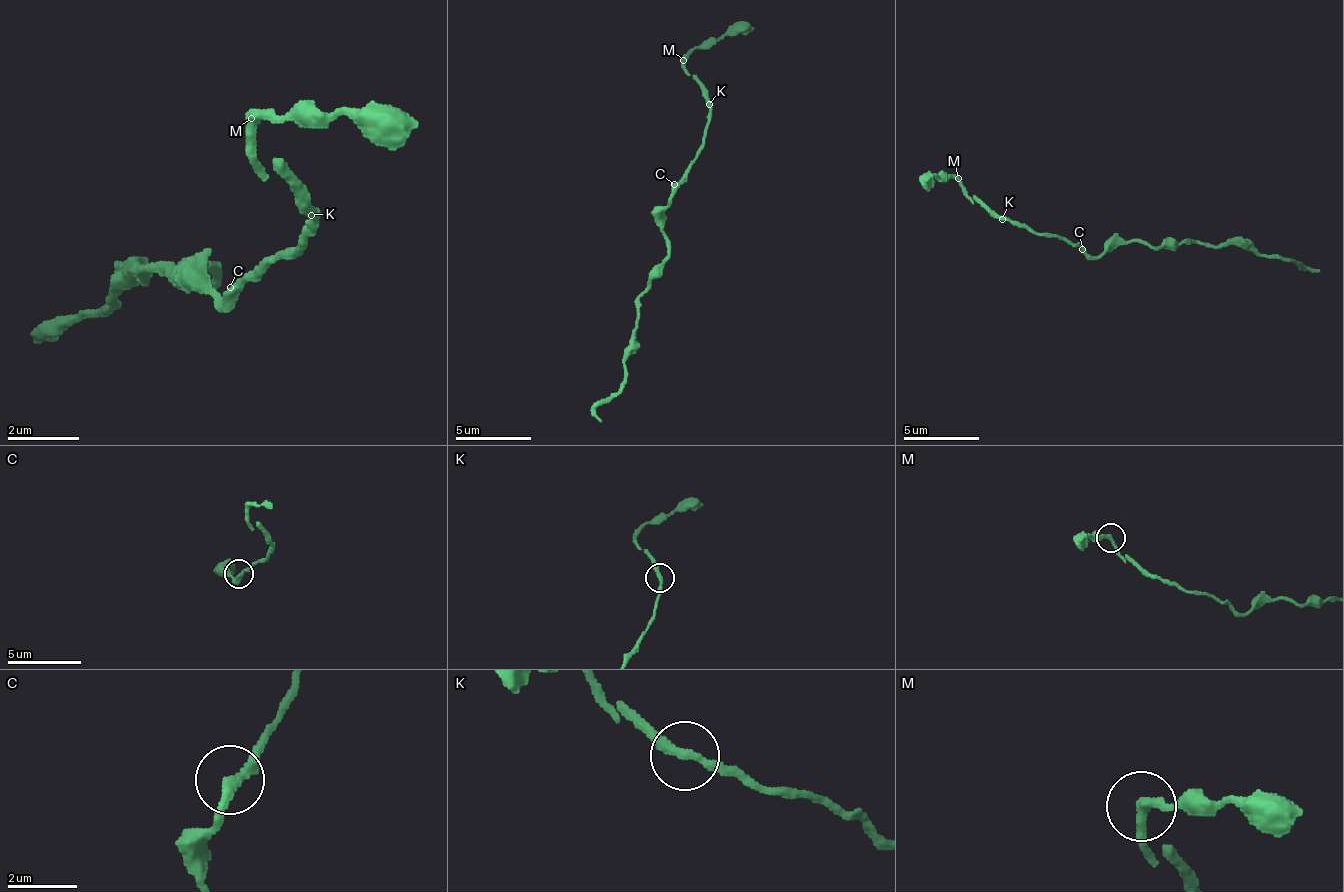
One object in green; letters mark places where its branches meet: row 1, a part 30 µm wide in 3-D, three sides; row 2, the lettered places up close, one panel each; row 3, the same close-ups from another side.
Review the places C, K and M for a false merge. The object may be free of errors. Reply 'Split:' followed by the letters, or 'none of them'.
Split: M

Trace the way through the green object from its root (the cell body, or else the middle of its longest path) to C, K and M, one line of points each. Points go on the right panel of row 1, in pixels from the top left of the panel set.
C: (1098, 257), (1090, 257), (1082, 249)
K: (1098, 257), (1090, 257), (1079, 245), (1071, 245), (1063, 238), (1048, 238), (1014, 226), (1002, 219)
M: (1098, 257), (1090, 257), (1063, 238), (1048, 238), (1014, 226), (1006, 219), (995, 219), (968, 196), (957, 177)

